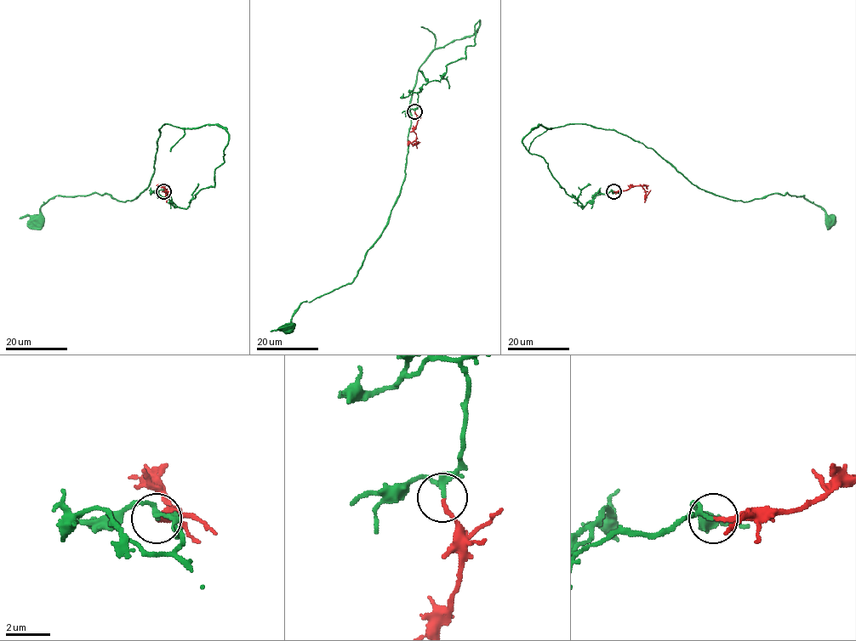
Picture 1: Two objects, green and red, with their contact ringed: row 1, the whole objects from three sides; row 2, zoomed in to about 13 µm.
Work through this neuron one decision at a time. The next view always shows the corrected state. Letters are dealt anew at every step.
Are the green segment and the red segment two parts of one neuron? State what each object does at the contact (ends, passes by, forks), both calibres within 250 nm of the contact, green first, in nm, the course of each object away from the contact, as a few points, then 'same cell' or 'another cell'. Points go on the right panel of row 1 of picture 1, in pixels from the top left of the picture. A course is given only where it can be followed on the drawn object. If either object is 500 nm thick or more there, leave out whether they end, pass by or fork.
green passes by | red ends | 170/180 nm | green via (613, 191), (582, 208), (522, 139), (538, 125), (614, 129), (713, 194), (743, 201), (804, 195), (830, 218) | red via (614, 191), (641, 186), (645, 192), (644, 202) | same cell

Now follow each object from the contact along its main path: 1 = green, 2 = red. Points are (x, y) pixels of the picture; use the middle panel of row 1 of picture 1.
1: (414, 111), (421, 87), (465, 57), (479, 19), (419, 67), (405, 179), (355, 280), (302, 303), (290, 327)
2: (414, 112), (417, 142)

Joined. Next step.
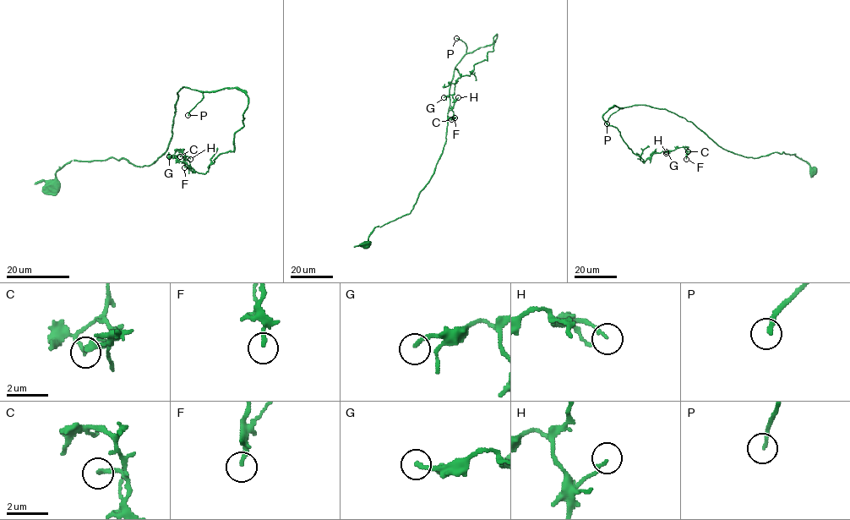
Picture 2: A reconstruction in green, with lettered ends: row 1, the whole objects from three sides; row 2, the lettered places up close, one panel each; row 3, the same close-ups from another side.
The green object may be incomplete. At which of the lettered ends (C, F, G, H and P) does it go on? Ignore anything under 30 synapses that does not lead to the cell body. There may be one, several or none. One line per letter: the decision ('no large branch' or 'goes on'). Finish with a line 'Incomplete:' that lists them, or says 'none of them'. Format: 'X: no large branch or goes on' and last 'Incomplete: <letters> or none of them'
C: no large branch
F: no large branch
G: goes on
H: no large branch
P: goes on
Incomplete: G, P

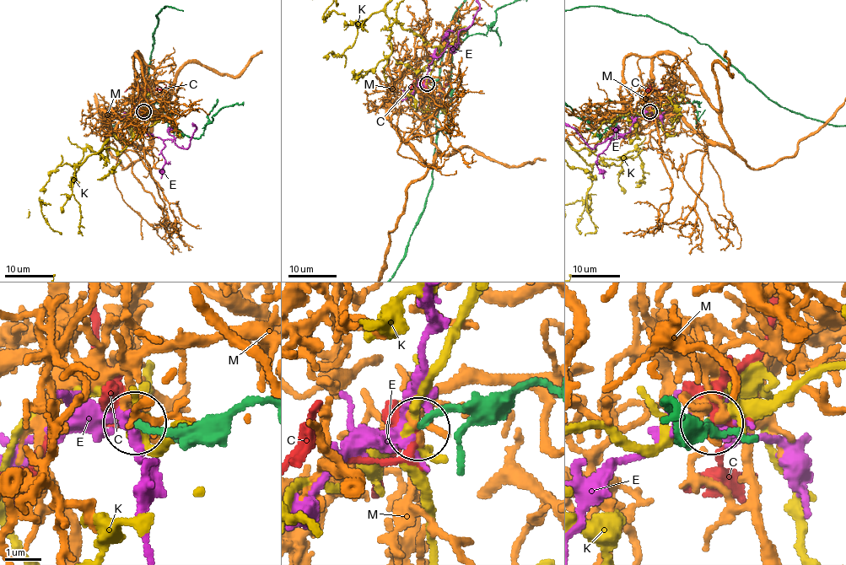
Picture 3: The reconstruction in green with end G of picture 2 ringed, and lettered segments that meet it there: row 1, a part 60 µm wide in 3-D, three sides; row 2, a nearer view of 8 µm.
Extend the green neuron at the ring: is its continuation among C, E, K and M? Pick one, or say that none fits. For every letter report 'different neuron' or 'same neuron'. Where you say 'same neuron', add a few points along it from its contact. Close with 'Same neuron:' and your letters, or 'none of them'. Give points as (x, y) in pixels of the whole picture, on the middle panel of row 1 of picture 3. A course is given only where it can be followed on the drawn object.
C: same neuron
E: different neuron
K: different neuron
M: different neuron
Same neuron: C

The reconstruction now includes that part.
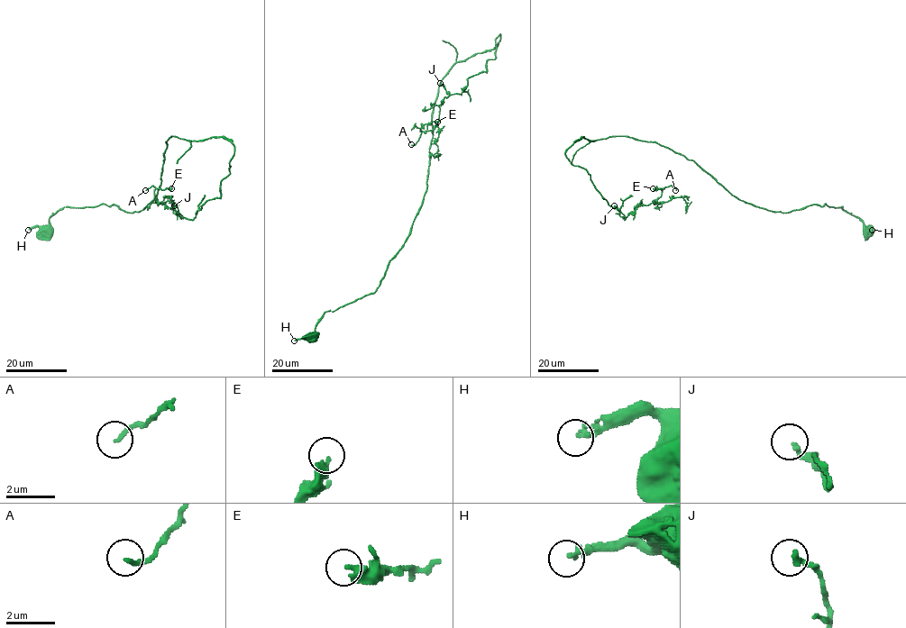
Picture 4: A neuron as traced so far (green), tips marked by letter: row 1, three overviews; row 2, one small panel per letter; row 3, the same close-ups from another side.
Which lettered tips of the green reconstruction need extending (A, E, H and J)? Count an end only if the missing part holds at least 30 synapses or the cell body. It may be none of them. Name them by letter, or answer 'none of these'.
none of these

